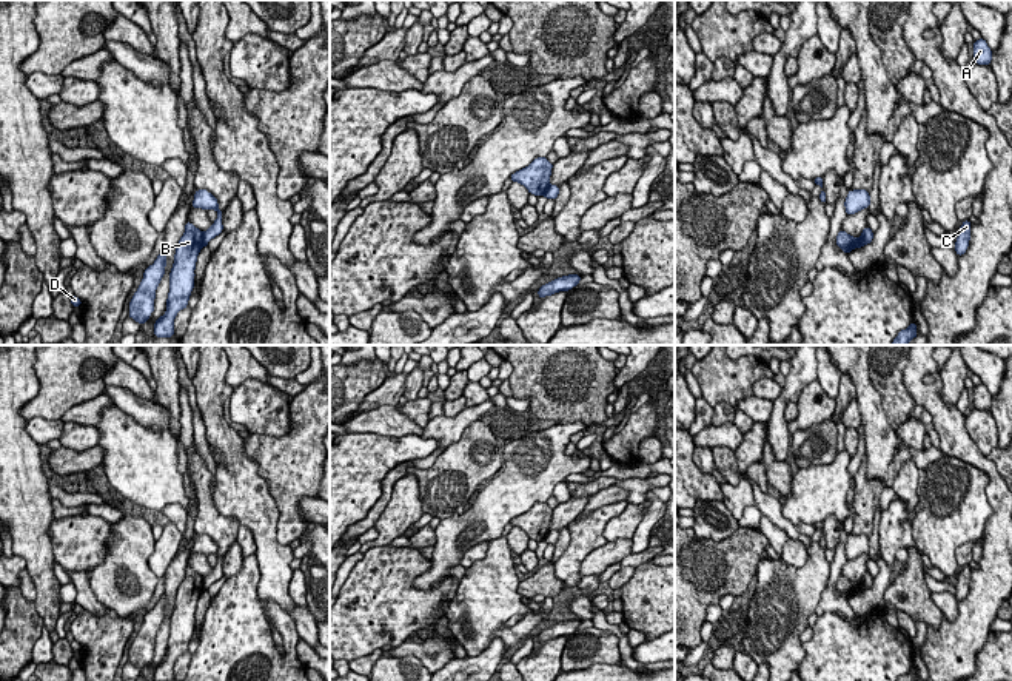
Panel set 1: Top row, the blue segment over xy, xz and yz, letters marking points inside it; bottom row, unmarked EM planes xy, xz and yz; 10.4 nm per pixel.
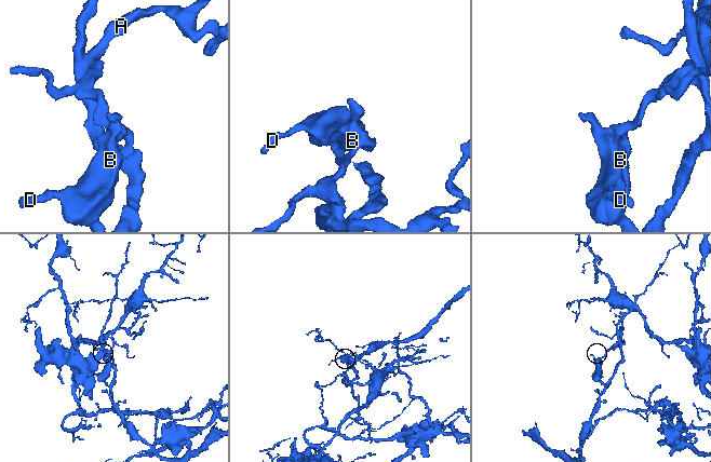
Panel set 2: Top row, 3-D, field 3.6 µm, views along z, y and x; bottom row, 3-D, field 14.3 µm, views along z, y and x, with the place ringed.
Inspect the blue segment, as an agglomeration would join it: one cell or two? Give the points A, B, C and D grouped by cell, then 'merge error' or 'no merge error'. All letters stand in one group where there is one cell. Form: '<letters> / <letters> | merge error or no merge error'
A / B C D | merge error

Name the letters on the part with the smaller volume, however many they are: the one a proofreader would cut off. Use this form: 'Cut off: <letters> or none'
Cut off: B, C, D

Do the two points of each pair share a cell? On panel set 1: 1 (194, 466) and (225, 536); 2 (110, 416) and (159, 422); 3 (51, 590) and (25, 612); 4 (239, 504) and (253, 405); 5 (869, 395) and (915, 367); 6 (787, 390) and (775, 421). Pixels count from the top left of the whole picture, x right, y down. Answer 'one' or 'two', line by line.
1: one
2: two
3: two
4: two
5: two
6: one

